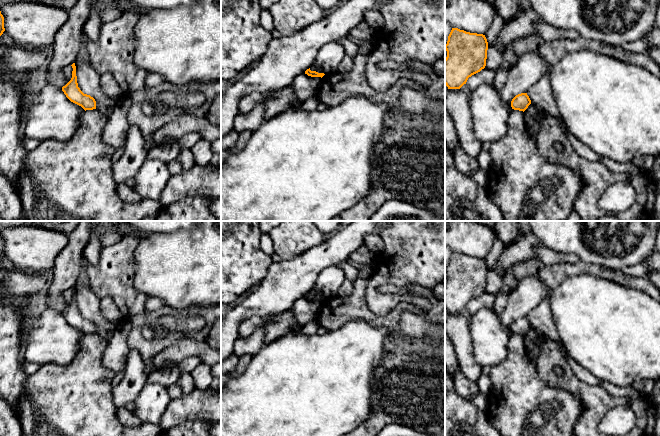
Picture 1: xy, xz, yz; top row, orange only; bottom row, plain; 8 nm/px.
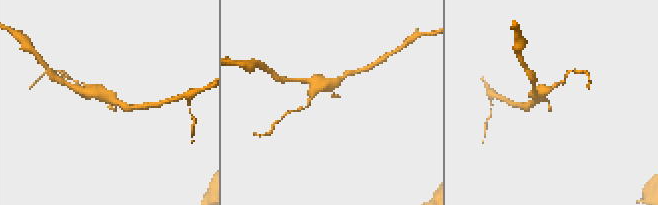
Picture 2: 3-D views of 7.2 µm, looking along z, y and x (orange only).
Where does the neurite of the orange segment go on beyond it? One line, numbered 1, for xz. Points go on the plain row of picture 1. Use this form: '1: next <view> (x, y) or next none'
1: next none

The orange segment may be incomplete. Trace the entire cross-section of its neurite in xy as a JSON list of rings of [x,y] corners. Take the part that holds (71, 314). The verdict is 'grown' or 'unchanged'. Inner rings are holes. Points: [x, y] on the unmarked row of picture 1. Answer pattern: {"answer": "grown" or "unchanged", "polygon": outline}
{"answer": "unchanged", "polygon": [[[75,287],[71,290],[73,292],[72,302],[62,311],[62,315],[71,326],[81,330],[85,335],[96,333],[95,323],[90,319],[84,318],[78,311]]]}

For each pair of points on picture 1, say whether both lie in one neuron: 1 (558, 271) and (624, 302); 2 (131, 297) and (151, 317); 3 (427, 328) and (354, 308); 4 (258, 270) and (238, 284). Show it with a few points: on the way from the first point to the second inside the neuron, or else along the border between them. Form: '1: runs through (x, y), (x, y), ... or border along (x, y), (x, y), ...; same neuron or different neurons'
1: border along (594, 276), (570, 275), (552, 290); different neurons
2: border along (146, 311), (129, 314), (124, 317); different neurons
3: border along (398, 320), (399, 334), (404, 338), (412, 340); different neurons
4: runs through (253, 270), (243, 279); same neuron

